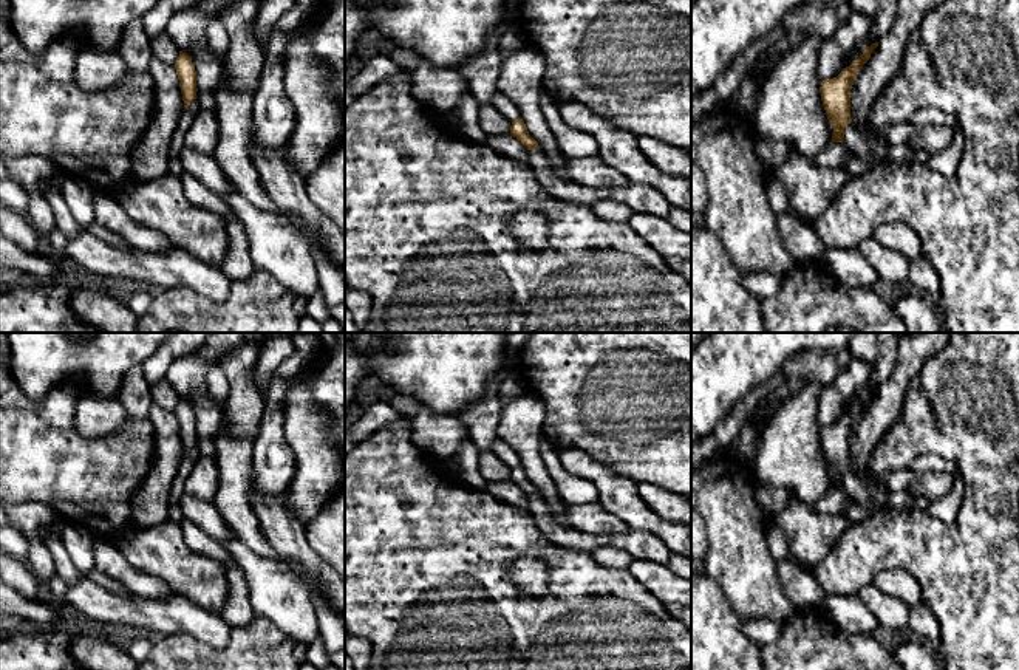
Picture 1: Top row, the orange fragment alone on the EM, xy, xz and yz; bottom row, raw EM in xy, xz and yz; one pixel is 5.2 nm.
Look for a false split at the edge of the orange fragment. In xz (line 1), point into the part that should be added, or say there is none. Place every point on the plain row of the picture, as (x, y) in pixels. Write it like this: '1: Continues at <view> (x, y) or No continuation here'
1: Continues at xz (640, 545)

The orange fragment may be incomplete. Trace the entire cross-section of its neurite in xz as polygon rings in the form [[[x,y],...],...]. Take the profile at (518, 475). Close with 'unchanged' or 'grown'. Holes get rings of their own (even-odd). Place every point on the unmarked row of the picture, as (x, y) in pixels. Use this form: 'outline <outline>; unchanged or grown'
outline [[[518,464],[512,467],[510,481],[529,497],[527,512],[550,543],[588,552],[602,546],[609,546],[626,551],[636,560],[649,560],[666,565],[671,551],[657,535],[636,529],[628,529],[623,534],[614,535],[595,535],[581,532],[575,528],[563,528],[554,520],[547,503],[529,481],[523,466]]]; grown

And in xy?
outline [[[179,398],[179,402],[175,408],[175,416],[179,426],[181,441],[184,447],[184,458],[178,467],[178,472],[173,478],[170,487],[170,501],[169,501],[169,515],[167,518],[175,523],[181,523],[184,520],[181,511],[181,498],[186,494],[186,481],[196,463],[201,456],[196,447],[196,418],[192,408],[192,404],[187,399]]]; grown

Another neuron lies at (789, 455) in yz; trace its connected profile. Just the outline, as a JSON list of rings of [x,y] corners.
[[[816,384],[806,385],[772,415],[751,463],[758,483],[790,489],[799,504],[812,506],[833,481],[816,421],[820,391]]]

